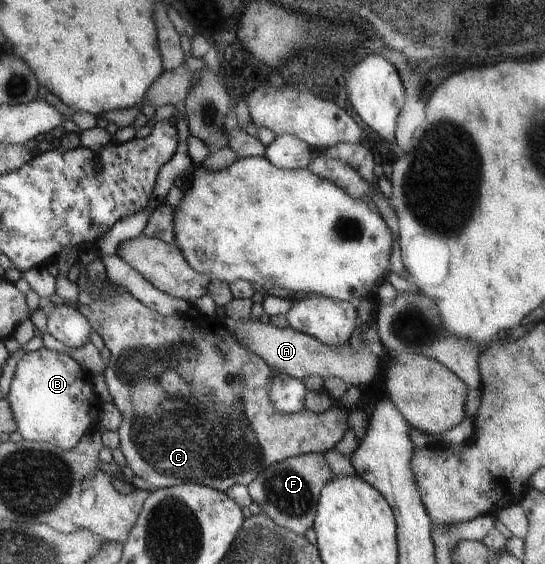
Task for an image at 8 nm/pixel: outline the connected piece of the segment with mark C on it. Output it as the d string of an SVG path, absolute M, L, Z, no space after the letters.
M95 278L91 282L97 290L107 290L107 298L97 296L92 298L90 304L82 305L77 300L75 304L89 322L91 330L101 338L110 352L102 374L112 403L122 416L117 428L120 440L118 448L132 473L149 482L152 489L187 482L225 493L234 484L247 487L261 470L277 461L312 452L324 453L341 446L348 428L349 410L341 404L333 403L327 410L317 414L305 408L293 414L275 412L265 390L272 368L249 348L239 344L218 316L199 313L191 316L185 312L161 316L126 292L107 288Z

